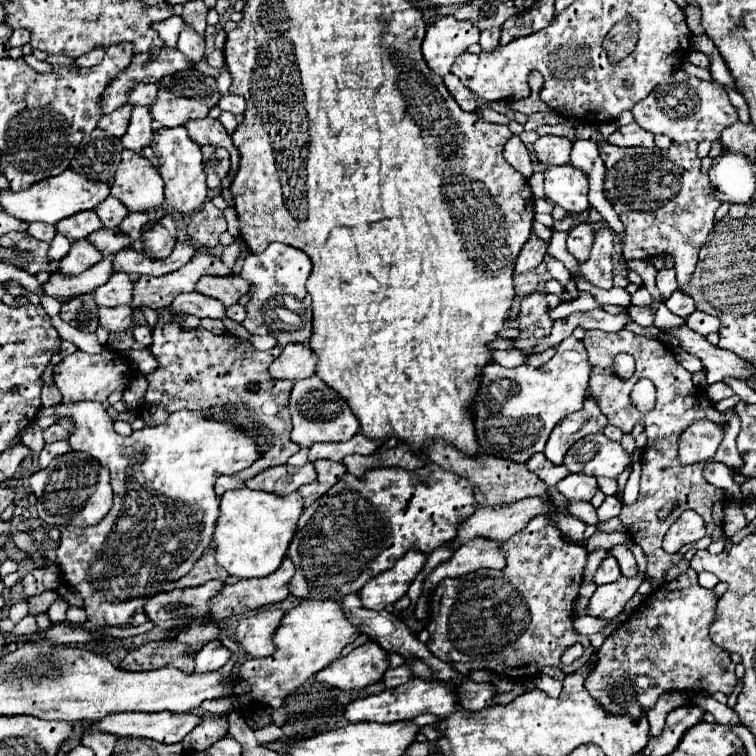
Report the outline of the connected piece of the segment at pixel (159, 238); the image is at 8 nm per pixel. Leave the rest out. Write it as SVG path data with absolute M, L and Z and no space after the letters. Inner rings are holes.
M161 223L151 225L151 229L143 233L143 253L151 259L167 259L173 251L173 245L173 237Z

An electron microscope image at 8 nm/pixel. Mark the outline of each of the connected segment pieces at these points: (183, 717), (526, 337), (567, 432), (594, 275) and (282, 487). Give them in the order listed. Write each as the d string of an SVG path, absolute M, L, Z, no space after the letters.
M113 713L89 725L83 731L103 731L115 737L147 737L159 743L181 741L197 723L199 715L193 713Z
M533 293L521 301L521 335L515 339L515 347L521 351L535 349L535 345L545 339L553 326L554 320L549 316L549 307L545 293Z
M587 397L583 411L577 411L575 415L569 415L567 419L561 419L555 425L543 453L553 465L559 465L567 449L577 439L591 435L591 433L601 433L605 427L607 427L607 417L599 411L597 403L591 397Z
M599 229L595 233L595 241L591 247L591 255L587 261L579 263L579 275L571 275L573 281L585 279L593 287L599 289L611 289L611 277L613 277L613 235L609 229Z
M307 463L295 471L289 471L285 465L279 465L279 467L271 467L271 469L255 475L253 479L249 479L247 487L275 493L275 495L289 495L289 493L297 491L301 485L311 483L315 477L317 477L317 473L315 473L313 463Z

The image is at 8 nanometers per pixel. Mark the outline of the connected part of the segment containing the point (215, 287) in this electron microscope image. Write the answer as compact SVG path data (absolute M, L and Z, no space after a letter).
M223 275L223 277L203 277L197 281L195 291L207 297L219 299L225 307L237 303L241 295L249 291L251 283L245 283L239 275Z

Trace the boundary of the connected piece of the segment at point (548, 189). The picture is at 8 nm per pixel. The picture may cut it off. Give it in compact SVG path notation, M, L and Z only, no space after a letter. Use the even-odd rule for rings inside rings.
M549 167L545 171L545 195L551 203L561 205L569 213L581 213L589 207L587 177L571 167Z

